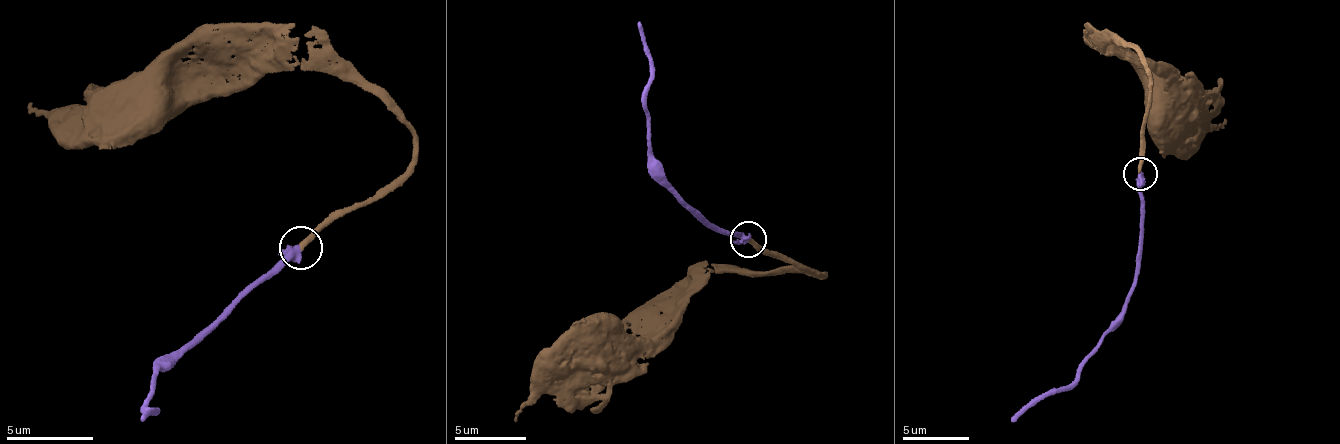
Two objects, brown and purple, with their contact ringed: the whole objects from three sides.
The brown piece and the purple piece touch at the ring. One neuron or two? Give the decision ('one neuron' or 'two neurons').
one neuron

